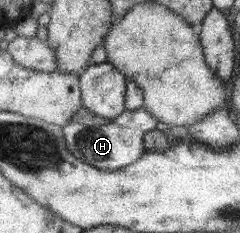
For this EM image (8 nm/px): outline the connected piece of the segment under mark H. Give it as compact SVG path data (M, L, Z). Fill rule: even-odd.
M142 107L134 111L125 109L107 125L84 126L80 123L67 123L61 127L61 132L66 149L72 157L96 169L114 171L136 162L142 156L146 151L143 147L144 134L154 129L156 124L156 118Z

